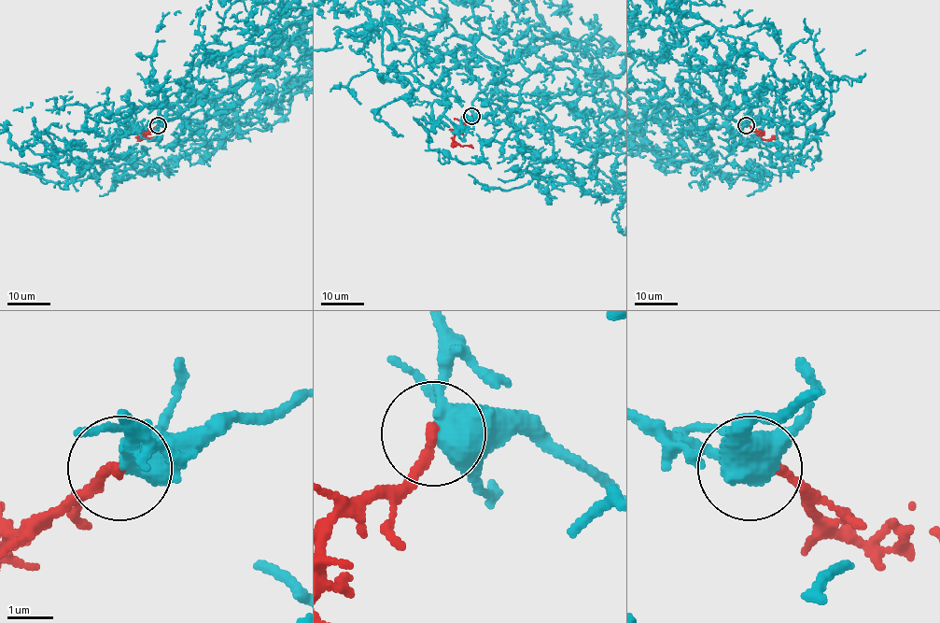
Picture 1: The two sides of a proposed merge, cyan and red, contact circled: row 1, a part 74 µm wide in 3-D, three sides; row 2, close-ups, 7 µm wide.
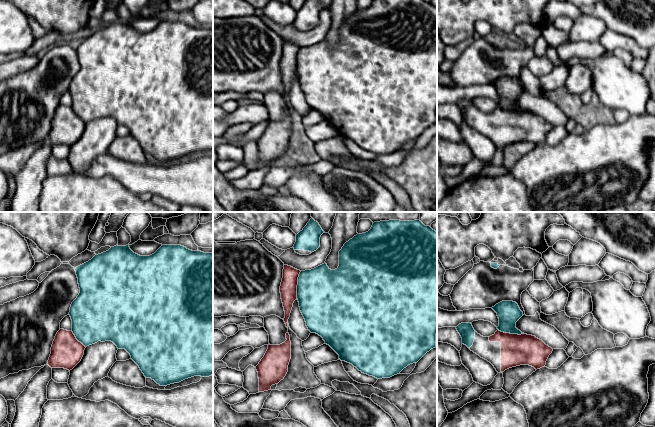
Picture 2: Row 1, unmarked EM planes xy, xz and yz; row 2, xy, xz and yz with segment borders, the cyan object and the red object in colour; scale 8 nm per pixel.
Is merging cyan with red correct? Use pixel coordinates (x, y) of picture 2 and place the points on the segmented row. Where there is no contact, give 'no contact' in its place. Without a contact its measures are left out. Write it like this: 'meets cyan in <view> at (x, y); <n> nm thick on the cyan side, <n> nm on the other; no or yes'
meets cyan in xz at (297, 285); 440 nm thick on the cyan side, 140 nm on the other; yes

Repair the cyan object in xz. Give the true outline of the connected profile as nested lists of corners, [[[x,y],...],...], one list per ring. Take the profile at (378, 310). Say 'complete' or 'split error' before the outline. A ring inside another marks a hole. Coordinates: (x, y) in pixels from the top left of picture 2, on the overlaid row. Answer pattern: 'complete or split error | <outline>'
split error | [[[389,220],[374,222],[371,229],[357,234],[344,244],[339,251],[339,266],[331,270],[326,263],[311,269],[300,271],[284,265],[283,278],[280,286],[281,299],[285,311],[283,319],[288,328],[288,319],[295,300],[299,302],[300,311],[305,319],[306,326],[311,333],[323,338],[338,355],[341,361],[352,364],[359,371],[377,379],[390,378],[399,374],[408,365],[417,363],[427,352],[436,348],[437,334],[437,232],[430,226],[425,226],[420,220],[400,221]]]

